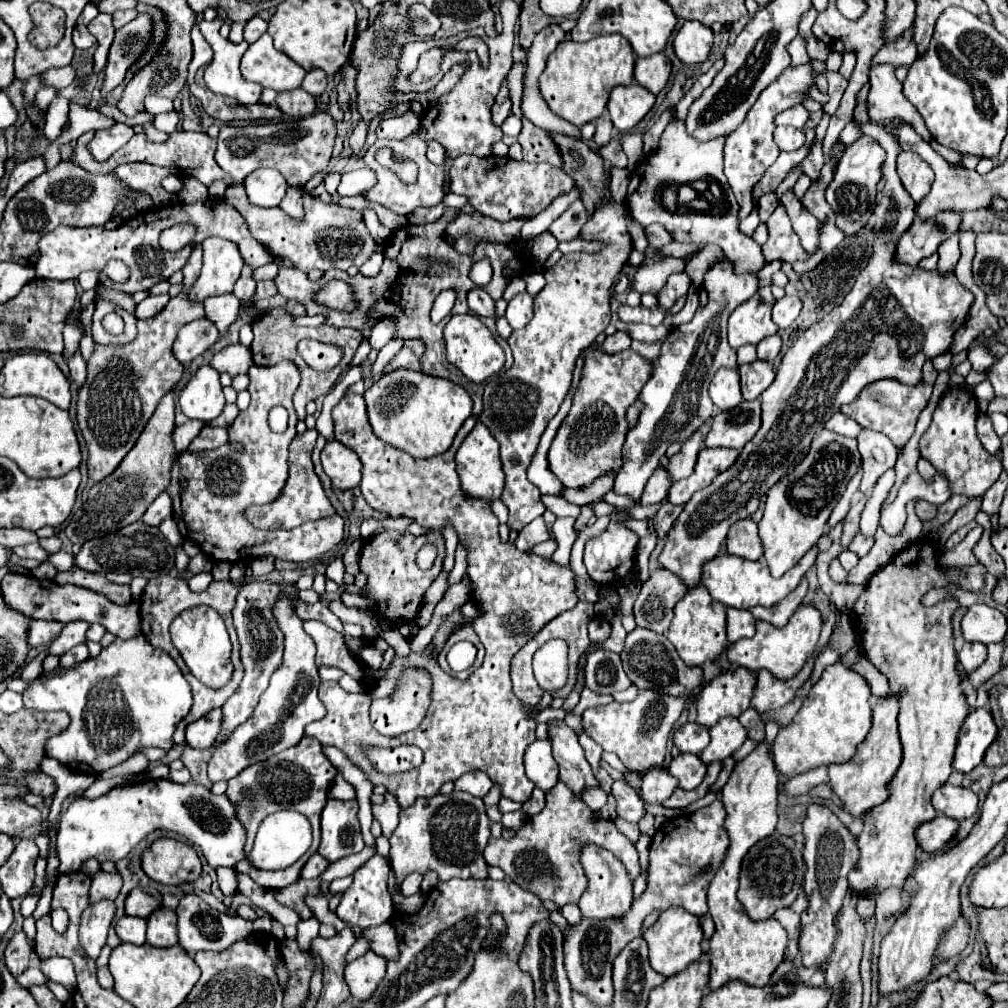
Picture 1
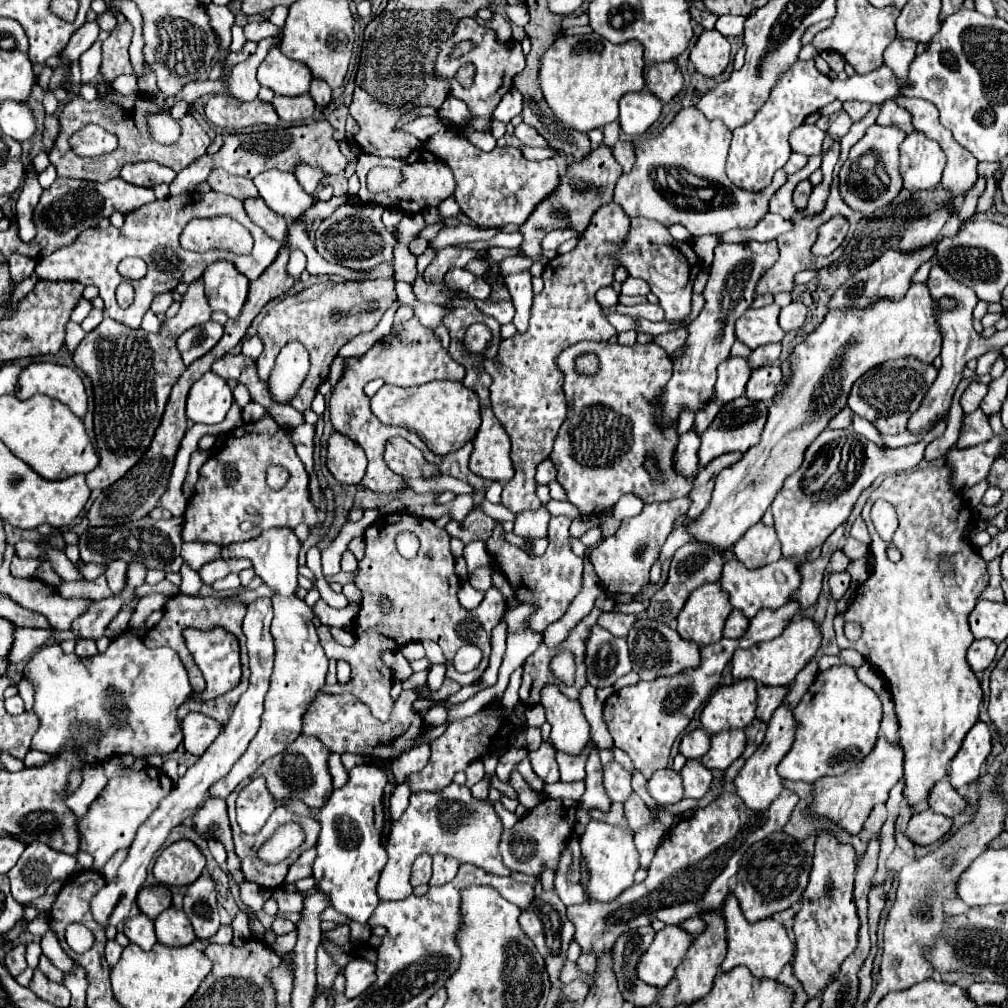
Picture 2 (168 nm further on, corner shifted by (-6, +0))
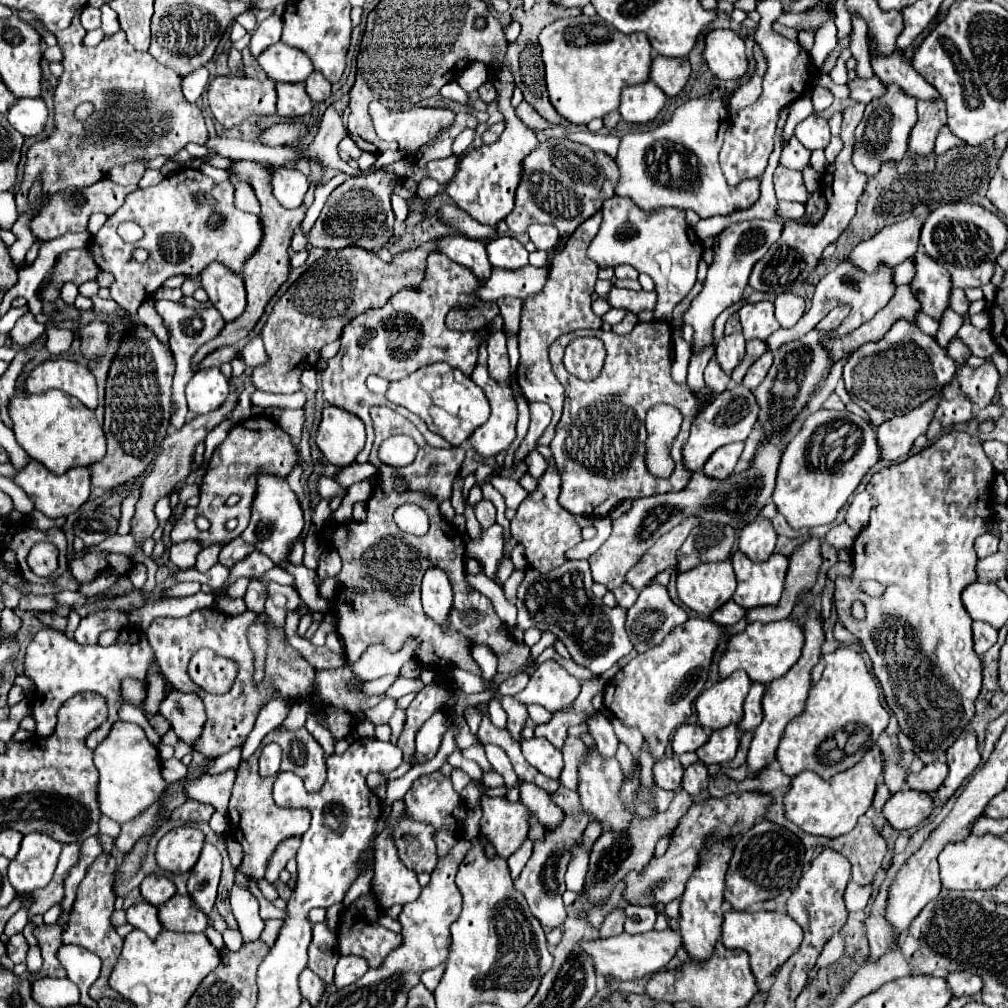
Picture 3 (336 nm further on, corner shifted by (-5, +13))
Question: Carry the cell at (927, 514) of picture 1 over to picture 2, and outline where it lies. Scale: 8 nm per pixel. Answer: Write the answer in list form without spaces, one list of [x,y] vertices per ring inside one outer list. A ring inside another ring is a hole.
[[[925,467],[915,469],[911,473],[889,475],[867,499],[861,517],[869,529],[871,543],[869,553],[873,557],[873,565],[869,569],[869,577],[859,585],[853,603],[847,607],[843,615],[835,617],[835,633],[839,649],[851,647],[859,651],[867,663],[871,663],[887,681],[889,693],[895,701],[895,711],[901,723],[901,747],[905,753],[905,797],[909,805],[917,805],[925,801],[929,789],[947,775],[947,765],[953,755],[959,751],[967,731],[979,719],[979,705],[983,699],[983,691],[975,673],[967,663],[967,649],[973,643],[973,633],[969,631],[967,615],[975,607],[979,595],[989,583],[987,563],[979,557],[977,547],[965,537],[965,531],[975,523],[975,515],[971,507],[965,503],[963,495],[953,489],[951,469],[949,467]],[[877,499],[889,501],[899,519],[899,527],[893,535],[893,543],[901,551],[901,561],[891,563],[885,555],[885,541],[879,537],[873,521],[869,517],[871,505]],[[847,621],[861,623],[863,635],[859,641],[849,643],[841,633]]]

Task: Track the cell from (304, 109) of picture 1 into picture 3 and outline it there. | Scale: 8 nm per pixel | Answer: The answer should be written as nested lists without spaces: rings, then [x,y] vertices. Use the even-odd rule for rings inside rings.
[[[276,82],[276,92],[278,92],[278,116],[296,118],[312,110],[312,100],[304,84]]]

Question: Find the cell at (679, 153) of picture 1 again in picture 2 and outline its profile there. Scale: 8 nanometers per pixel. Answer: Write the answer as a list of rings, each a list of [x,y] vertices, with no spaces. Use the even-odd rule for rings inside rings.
[[[695,107],[681,109],[661,135],[635,145],[635,165],[629,173],[623,173],[619,177],[617,187],[615,187],[615,203],[619,203],[629,217],[655,219],[667,227],[681,223],[687,227],[687,231],[693,237],[701,237],[705,233],[723,233],[727,229],[737,229],[737,227],[749,229],[757,225],[757,221],[769,213],[769,199],[787,181],[787,173],[783,169],[777,171],[777,175],[773,175],[773,183],[769,183],[765,191],[755,193],[755,191],[745,191],[745,189],[735,187],[725,175],[725,161],[727,161],[731,139],[732,132],[721,120],[708,121]],[[659,167],[687,169],[693,175],[655,175]]]

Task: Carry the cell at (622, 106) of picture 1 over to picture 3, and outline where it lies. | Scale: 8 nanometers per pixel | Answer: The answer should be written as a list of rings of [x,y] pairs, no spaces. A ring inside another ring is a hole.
[[[648,80],[644,84],[626,86],[622,90],[622,104],[618,110],[626,122],[644,124],[658,116],[664,102],[666,94],[654,82]]]

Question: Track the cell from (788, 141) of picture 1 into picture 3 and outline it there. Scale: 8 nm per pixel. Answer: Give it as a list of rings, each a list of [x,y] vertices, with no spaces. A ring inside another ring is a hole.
[[[818,114],[808,116],[806,120],[802,120],[796,126],[796,138],[800,140],[800,144],[804,144],[808,150],[816,150],[816,148],[826,148],[830,142],[830,128],[828,122],[824,118],[820,118]]]

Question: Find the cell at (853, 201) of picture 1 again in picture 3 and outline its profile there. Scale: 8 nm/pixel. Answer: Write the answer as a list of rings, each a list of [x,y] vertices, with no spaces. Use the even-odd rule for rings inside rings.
[[[886,86],[888,94],[884,98],[878,98],[876,102],[870,102],[866,106],[864,118],[856,128],[856,144],[852,152],[852,164],[858,172],[866,174],[868,178],[874,178],[880,172],[880,166],[886,162],[902,162],[908,150],[908,130],[916,124],[916,100],[904,96],[902,90],[896,90],[896,86]]]

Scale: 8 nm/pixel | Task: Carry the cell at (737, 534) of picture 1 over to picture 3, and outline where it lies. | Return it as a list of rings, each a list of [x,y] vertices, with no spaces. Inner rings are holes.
[[[758,516],[754,522],[742,528],[738,538],[738,548],[754,562],[766,560],[776,546],[776,532],[772,522],[764,516]]]

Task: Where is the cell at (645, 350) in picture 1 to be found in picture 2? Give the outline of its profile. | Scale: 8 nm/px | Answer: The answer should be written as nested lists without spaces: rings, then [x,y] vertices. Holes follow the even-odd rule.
[[[687,323],[685,325],[681,325],[679,329],[675,329],[675,331],[669,331],[669,333],[663,333],[663,335],[657,335],[655,337],[655,341],[671,355],[677,347],[681,347],[683,343],[685,343],[685,339],[687,339]]]

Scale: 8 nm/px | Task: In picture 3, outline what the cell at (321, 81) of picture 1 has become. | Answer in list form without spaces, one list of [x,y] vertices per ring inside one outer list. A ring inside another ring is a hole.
[[[312,72],[304,84],[306,84],[308,96],[310,96],[314,102],[324,102],[324,100],[328,100],[330,94],[332,94],[332,92],[330,92],[330,82],[328,82],[320,72]]]

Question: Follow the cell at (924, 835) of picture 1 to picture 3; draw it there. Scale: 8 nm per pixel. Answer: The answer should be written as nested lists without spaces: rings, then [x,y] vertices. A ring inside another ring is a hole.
[[[900,790],[886,802],[882,814],[896,828],[906,830],[920,826],[934,810],[932,796],[918,790]]]

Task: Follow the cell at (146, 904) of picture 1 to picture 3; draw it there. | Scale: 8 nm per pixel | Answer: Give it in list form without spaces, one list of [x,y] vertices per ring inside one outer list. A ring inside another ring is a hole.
[[[150,874],[150,876],[146,876],[142,880],[140,894],[152,906],[160,906],[160,904],[164,904],[168,898],[172,898],[176,894],[176,886],[164,874]]]

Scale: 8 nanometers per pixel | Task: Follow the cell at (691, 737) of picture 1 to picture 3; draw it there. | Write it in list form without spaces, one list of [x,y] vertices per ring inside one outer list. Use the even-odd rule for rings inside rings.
[[[682,724],[672,738],[672,750],[674,754],[696,752],[700,746],[704,746],[706,740],[708,740],[708,734],[700,724]]]

